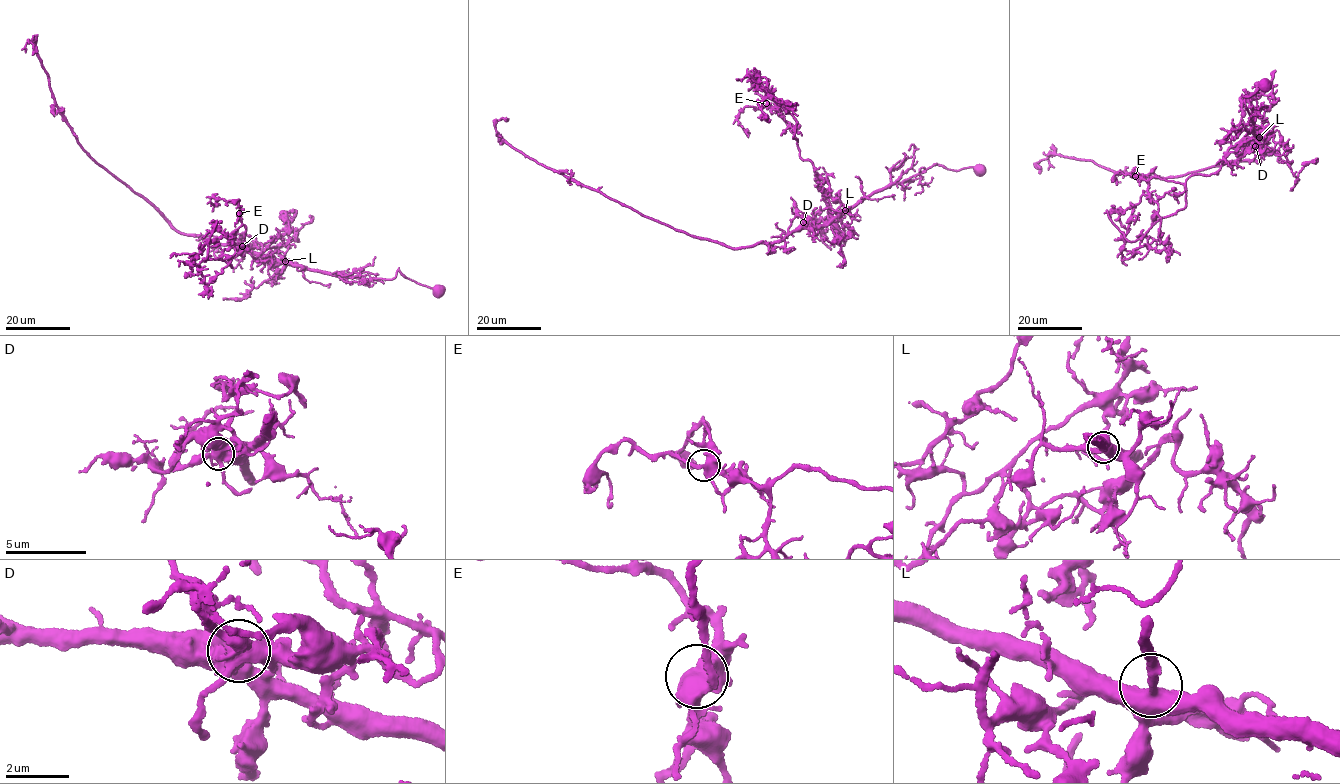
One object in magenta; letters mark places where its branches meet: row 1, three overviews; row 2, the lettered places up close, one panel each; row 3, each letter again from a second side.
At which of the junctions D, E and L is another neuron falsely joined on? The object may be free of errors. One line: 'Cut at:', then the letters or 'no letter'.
Cut at: D

